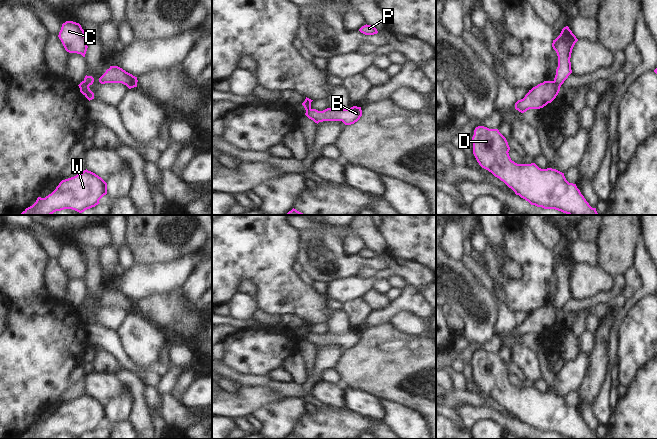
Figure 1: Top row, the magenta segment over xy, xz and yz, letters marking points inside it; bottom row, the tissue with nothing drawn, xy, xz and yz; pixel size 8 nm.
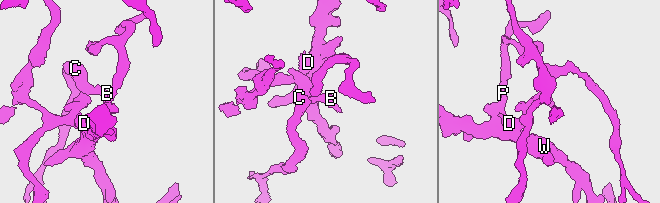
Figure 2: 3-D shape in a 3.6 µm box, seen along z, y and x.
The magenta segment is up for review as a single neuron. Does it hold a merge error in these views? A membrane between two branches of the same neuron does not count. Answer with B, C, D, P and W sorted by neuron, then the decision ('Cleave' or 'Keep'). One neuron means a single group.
Groups: B C / D P W. Cleave

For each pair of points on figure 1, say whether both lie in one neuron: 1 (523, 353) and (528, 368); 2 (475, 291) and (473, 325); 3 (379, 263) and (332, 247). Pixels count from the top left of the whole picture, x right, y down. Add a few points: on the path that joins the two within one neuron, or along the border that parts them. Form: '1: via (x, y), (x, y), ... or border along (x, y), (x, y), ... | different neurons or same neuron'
1: via (524, 357), (527, 364) | same neuron
2: via (475, 299), (475, 317) | same neuron
3: via (367, 263), (348, 263), (344, 259) | same neuron

